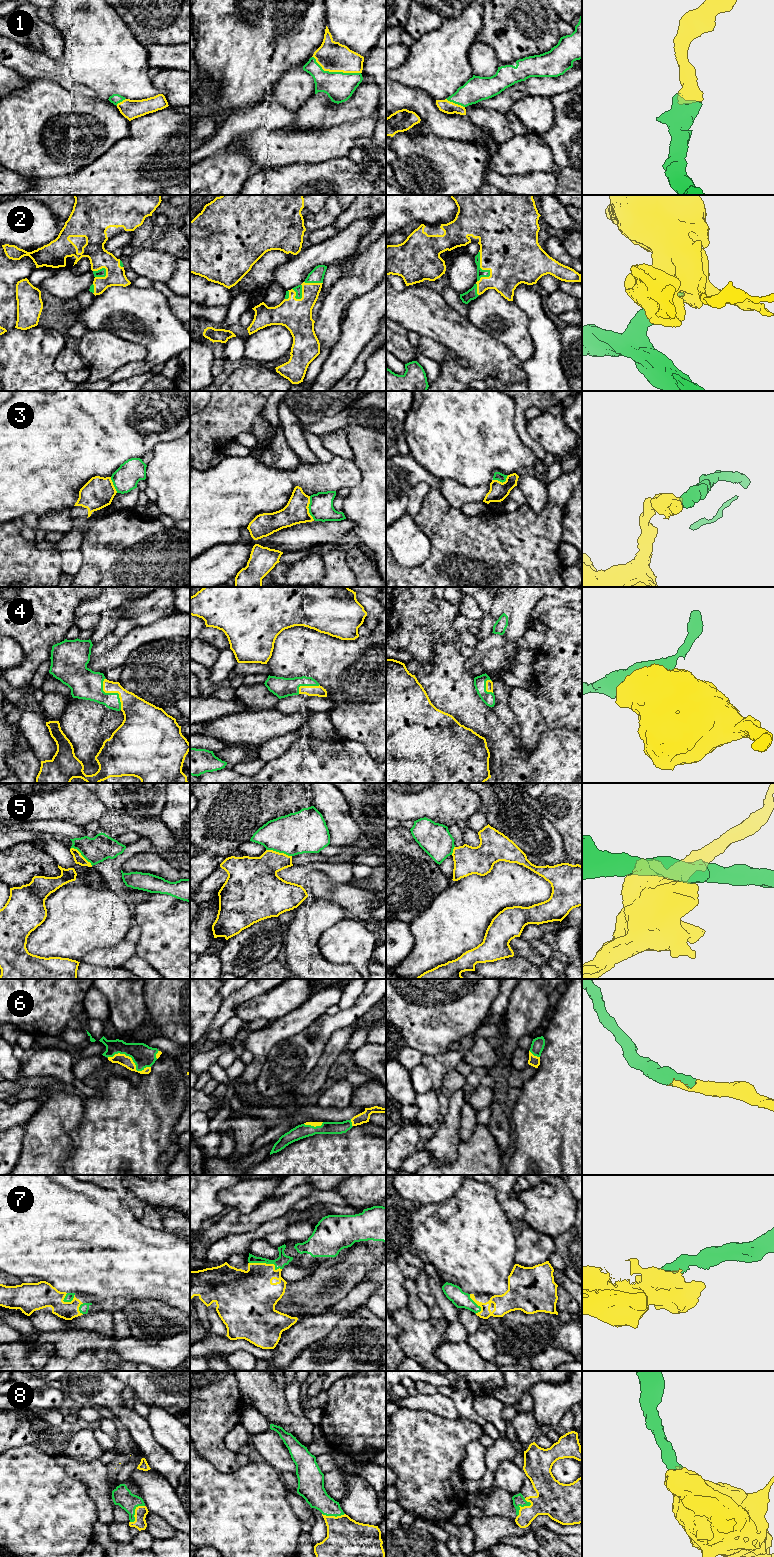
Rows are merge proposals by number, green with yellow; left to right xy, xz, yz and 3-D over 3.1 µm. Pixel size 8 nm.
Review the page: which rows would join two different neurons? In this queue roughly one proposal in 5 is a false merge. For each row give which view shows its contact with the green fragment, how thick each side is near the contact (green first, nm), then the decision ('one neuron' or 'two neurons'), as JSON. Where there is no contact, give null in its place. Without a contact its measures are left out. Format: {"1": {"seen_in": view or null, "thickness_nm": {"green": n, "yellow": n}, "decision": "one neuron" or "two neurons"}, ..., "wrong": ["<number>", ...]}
{"1": {"seen_in": "xz", "thickness_nm": {"green": 240, "yellow": 240}, "decision": "one neuron"}, "2": {"seen_in": "yz", "thickness_nm": {"green": 60, "yellow": 460}, "decision": "one neuron"}, "3": {"seen_in": "xz", "thickness_nm": {"green": 190, "yellow": 200}, "decision": "two neurons"}, "4": {"seen_in": "xy", "thickness_nm": {"green": 240, "yellow": 220}, "decision": "one neuron"}, "5": {"seen_in": "xz", "thickness_nm": {"green": 340, "yellow": 300}, "decision": "two neurons"}, "6": {"seen_in": "xy", "thickness_nm": {"green": 180, "yellow": 90}, "decision": "one neuron"}, "7": {"seen_in": "xz", "thickness_nm": {"green": 90, "yellow": 340}, "decision": "one neuron"}, "8": {"seen_in": "yz", "thickness_nm": {"green": 100, "yellow": 280}, "decision": "one neuron"}, "wrong": ["3", "5"]}

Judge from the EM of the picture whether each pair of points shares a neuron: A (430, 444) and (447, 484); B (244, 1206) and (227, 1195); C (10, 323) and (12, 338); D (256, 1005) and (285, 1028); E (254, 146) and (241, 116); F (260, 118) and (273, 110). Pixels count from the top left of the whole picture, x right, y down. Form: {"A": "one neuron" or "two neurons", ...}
{"A": "two neurons", "B": "one neuron", "C": "two neurons", "D": "two neurons", "E": "two neurons", "F": "one neuron"}

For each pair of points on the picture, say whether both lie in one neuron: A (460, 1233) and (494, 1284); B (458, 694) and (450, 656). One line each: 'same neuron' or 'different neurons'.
A: same neuron
B: same neuron

